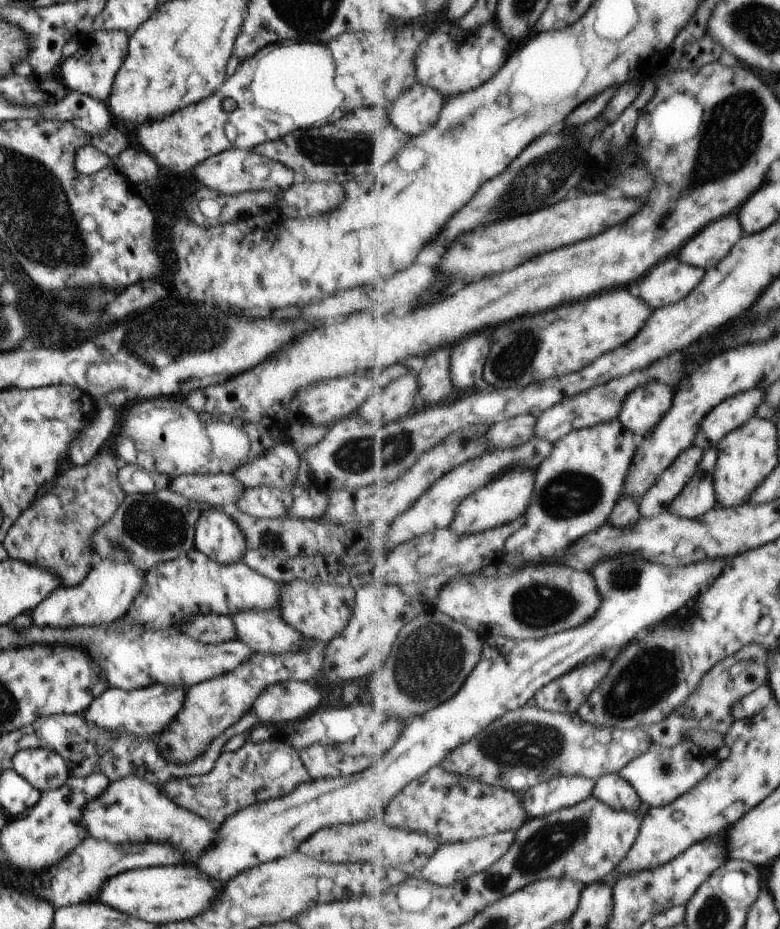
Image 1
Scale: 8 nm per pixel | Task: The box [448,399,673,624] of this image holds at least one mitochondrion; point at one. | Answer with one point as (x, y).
(569, 494)

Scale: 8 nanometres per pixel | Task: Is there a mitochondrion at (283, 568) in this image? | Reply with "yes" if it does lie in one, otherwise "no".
no

